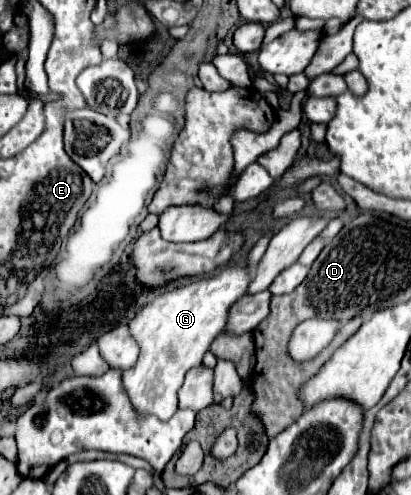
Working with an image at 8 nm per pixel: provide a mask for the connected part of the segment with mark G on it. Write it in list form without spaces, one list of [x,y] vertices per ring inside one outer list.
[[[240,262],[240,264],[234,264],[234,266],[222,268],[212,278],[210,276],[196,278],[196,280],[190,280],[190,284],[182,286],[182,288],[172,288],[172,290],[164,288],[164,290],[158,292],[154,302],[150,302],[148,306],[144,306],[136,314],[136,318],[128,324],[128,330],[130,330],[130,336],[138,342],[140,356],[138,356],[138,362],[132,368],[122,372],[122,384],[124,384],[124,390],[126,390],[126,394],[128,394],[128,398],[130,398],[138,416],[154,414],[154,416],[166,418],[166,416],[174,414],[174,410],[178,408],[176,392],[180,390],[180,386],[184,382],[184,374],[190,368],[202,364],[202,356],[206,354],[212,340],[222,332],[222,328],[226,324],[230,306],[240,296],[246,294],[248,284],[250,284],[250,274],[248,274],[244,262]]]

